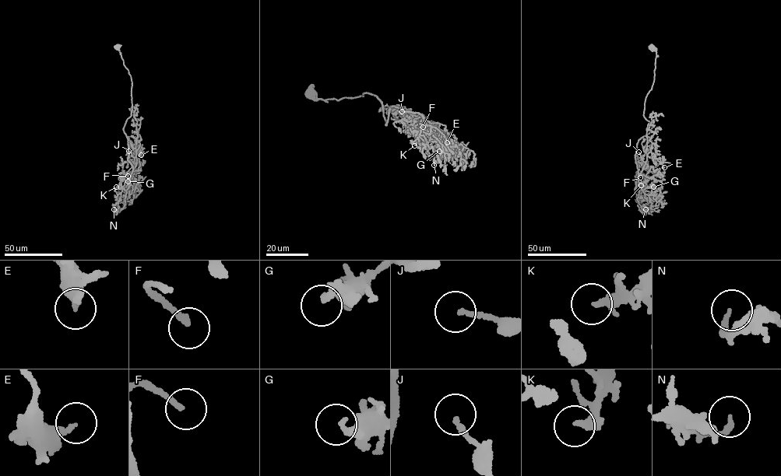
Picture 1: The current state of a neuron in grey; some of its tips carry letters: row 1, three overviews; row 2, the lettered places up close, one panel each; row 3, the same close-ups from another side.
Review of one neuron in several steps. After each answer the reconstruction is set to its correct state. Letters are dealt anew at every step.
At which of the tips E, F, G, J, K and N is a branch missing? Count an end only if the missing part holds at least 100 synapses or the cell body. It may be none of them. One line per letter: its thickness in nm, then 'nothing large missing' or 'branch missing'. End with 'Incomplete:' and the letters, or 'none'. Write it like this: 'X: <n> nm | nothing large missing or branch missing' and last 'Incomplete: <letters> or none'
E: 280 nm | nothing large missing
F: 190 nm | branch missing
G: 360 nm | nothing large missing
J: 160 nm | branch missing
K: 320 nm | nothing large missing
N: 190 nm | nothing large missing
Incomplete: F, J

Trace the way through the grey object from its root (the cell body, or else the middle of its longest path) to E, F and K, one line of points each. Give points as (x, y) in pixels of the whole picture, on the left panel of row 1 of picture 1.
E: (117, 47), (131, 82), (131, 111), (123, 129), (132, 171), (135, 150), (143, 148), (141, 155)
F: (117, 47), (132, 85), (131, 114), (123, 129), (128, 139), (128, 160), (132, 169), (128, 179), (128, 176)
K: (117, 47), (131, 82), (131, 111), (123, 129), (132, 172), (128, 188), (116, 187)

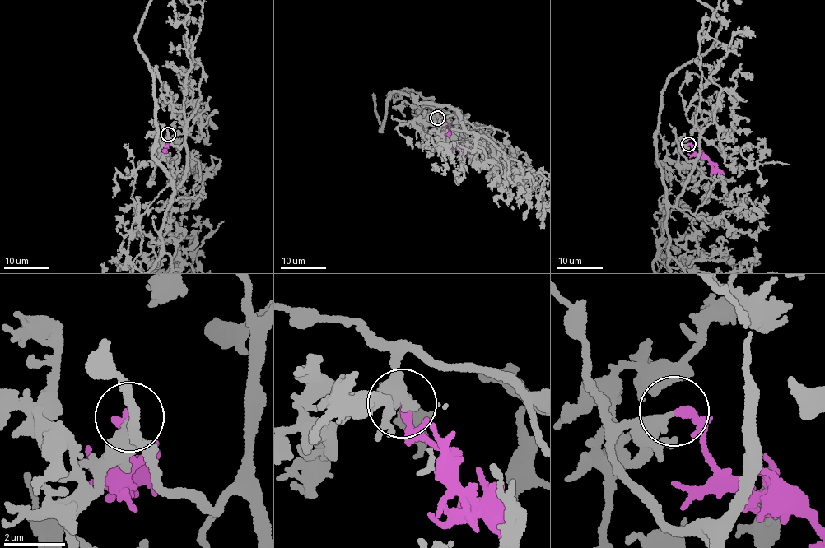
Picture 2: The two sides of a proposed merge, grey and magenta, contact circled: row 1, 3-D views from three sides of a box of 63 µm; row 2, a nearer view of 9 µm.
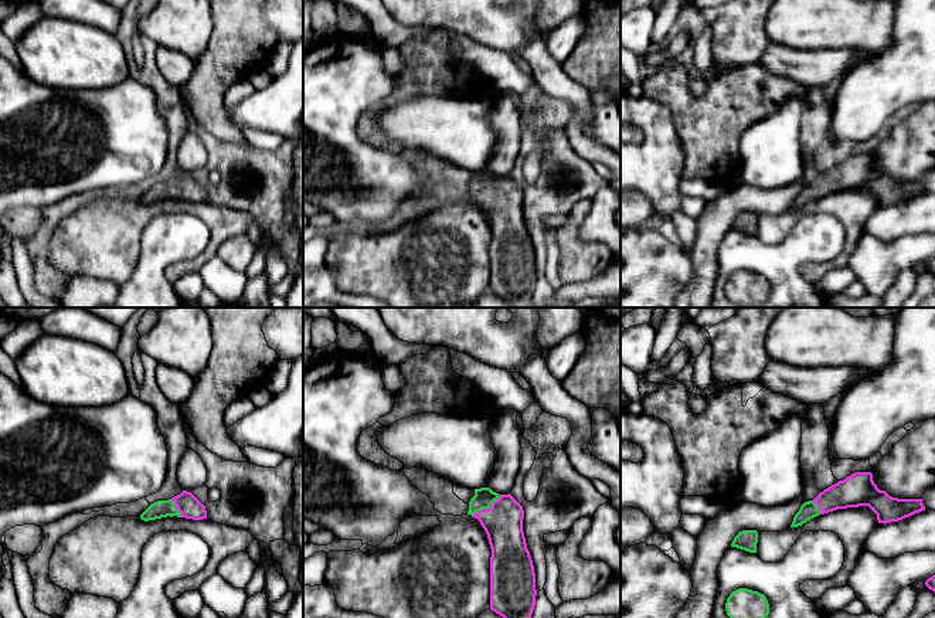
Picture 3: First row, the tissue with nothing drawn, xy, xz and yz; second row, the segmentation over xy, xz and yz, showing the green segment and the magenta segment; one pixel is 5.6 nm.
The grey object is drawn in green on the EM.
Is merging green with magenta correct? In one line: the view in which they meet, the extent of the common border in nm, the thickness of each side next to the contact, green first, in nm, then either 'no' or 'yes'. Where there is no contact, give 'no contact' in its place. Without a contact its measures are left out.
xz | 200 nm | 120/220 nm | yes

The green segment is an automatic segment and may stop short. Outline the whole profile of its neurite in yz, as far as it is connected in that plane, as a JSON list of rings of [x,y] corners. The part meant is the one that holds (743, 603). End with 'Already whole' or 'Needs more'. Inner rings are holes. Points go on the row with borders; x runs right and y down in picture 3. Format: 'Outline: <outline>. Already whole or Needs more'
Outline: [[[738,588],[727,598],[725,611],[730,618],[766,618],[769,604],[764,594]]]. Already whole

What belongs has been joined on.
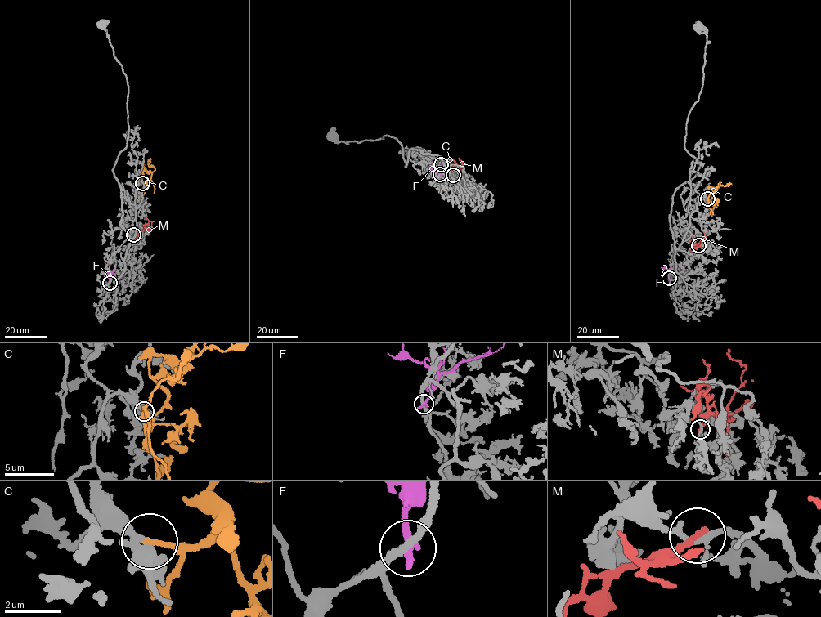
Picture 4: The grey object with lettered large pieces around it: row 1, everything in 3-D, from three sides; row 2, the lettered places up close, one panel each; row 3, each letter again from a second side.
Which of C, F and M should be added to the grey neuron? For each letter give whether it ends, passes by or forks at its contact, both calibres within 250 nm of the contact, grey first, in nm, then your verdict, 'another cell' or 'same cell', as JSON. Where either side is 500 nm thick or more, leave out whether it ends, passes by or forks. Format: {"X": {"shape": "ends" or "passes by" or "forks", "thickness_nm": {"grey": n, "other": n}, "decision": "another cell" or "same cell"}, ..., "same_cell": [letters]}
{"C": {"shape": "ends", "thickness_nm": {"grey": 460, "other": 200}, "decision": "same cell"}, "F": {"shape": "ends", "thickness_nm": {"grey": 240, "other": 280}, "decision": "another cell"}, "M": {"shape": "ends", "thickness_nm": {"grey": 200, "other": 240}, "decision": "another cell"}, "same_cell": ["C"]}

